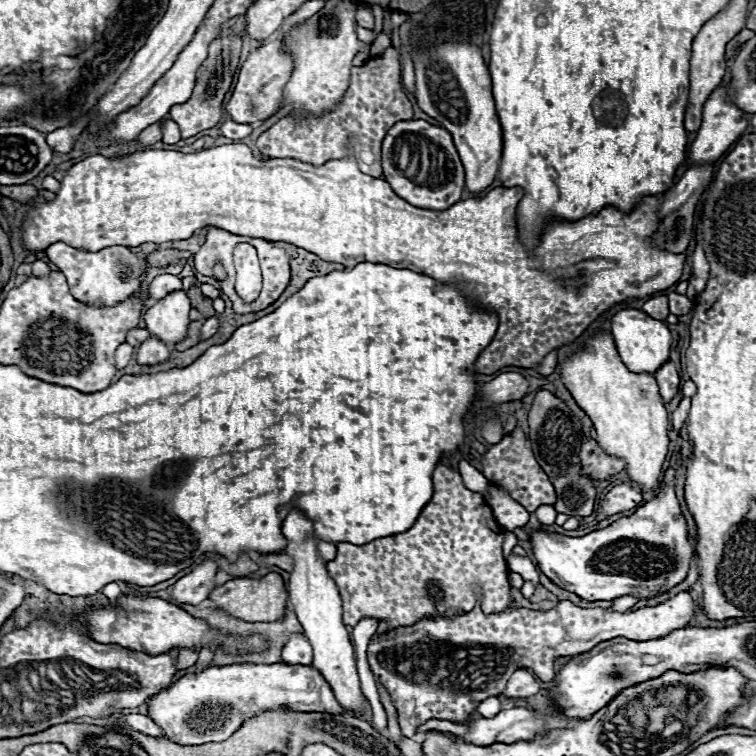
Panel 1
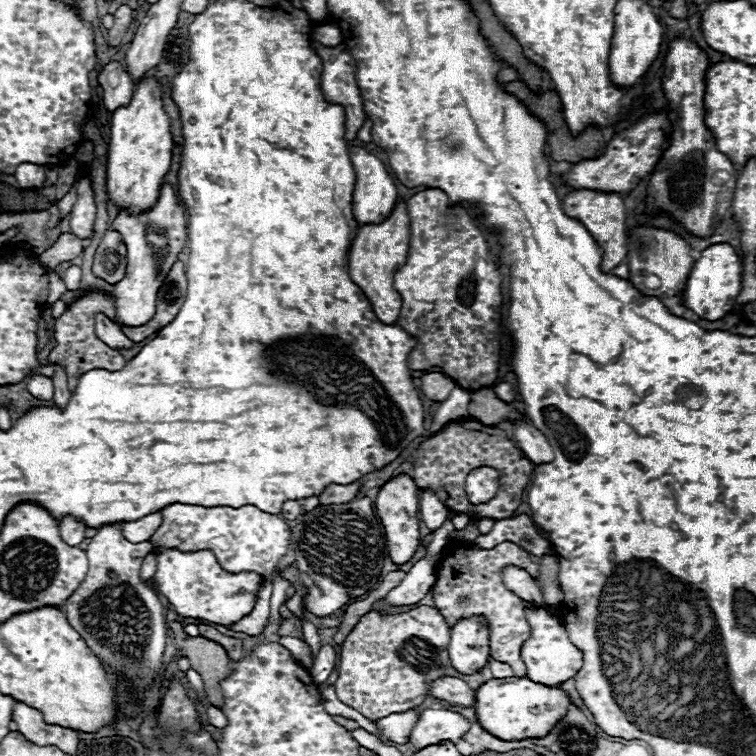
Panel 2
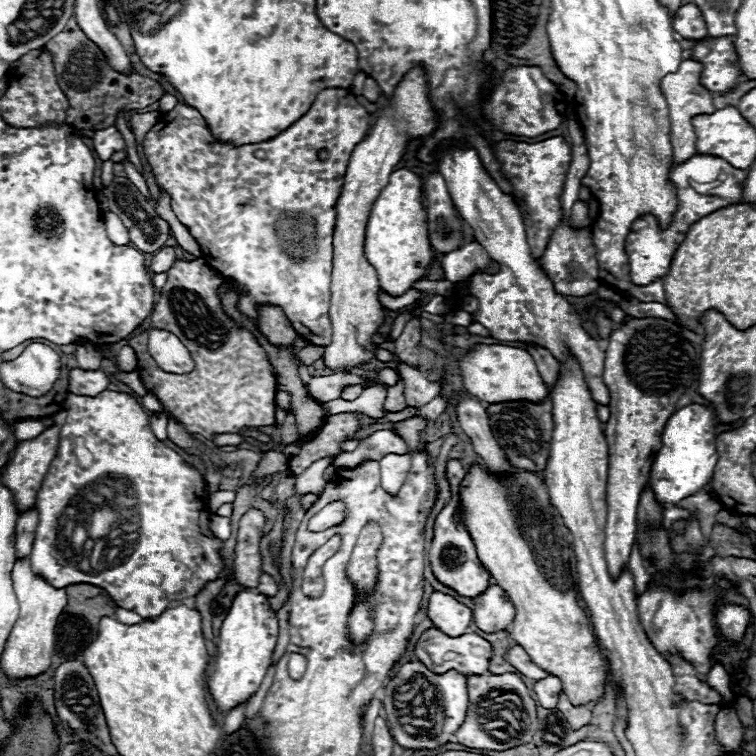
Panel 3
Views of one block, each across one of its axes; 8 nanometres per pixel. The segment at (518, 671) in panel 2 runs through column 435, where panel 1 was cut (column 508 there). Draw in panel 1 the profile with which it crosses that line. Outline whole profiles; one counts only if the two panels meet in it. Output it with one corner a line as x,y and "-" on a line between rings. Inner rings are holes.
444,464
434,470
432,484
434,494
410,530
364,546
336,544
338,554
328,562
328,572
340,590
346,626
356,626
360,618
370,616
388,620
392,630
410,626
424,616
470,612
478,602
474,586
482,590
480,602
486,614
510,606
512,588
502,556
504,530
494,520
484,496
468,490
462,476

